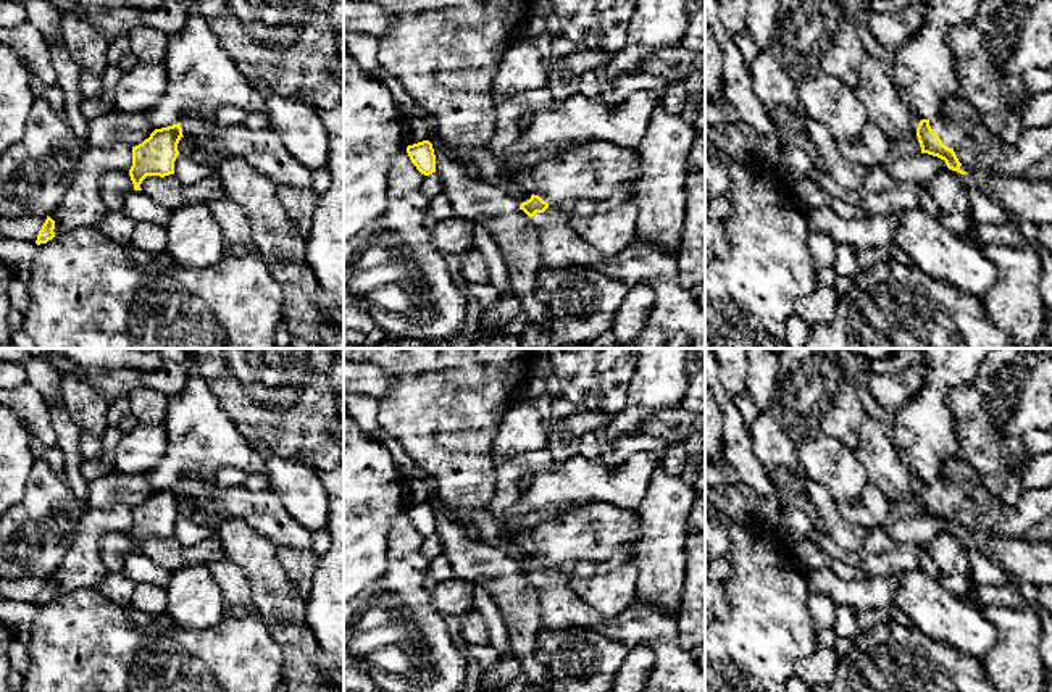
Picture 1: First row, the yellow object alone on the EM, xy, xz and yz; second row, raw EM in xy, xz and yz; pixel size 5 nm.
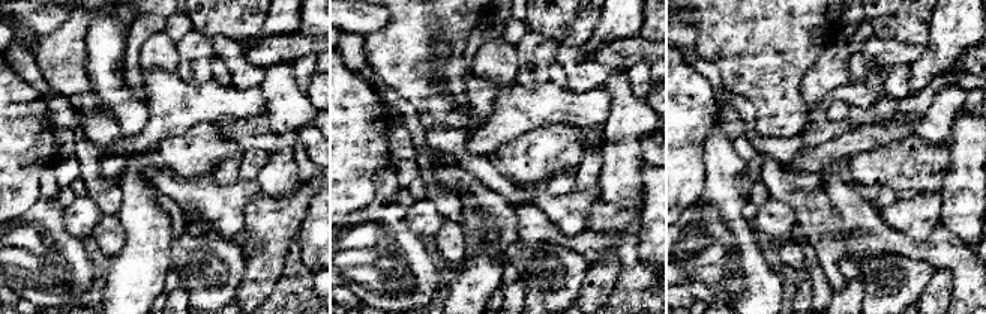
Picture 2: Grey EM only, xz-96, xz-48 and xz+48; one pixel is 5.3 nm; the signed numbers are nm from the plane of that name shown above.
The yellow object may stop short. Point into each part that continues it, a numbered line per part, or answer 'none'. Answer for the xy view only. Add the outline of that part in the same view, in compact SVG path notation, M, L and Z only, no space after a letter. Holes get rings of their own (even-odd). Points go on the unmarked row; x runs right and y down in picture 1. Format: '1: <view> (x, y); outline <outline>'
none

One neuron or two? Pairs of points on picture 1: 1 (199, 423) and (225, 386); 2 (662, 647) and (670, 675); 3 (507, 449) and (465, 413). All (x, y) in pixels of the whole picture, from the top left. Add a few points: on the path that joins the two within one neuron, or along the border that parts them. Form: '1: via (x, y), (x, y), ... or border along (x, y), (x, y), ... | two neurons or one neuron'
1: border along (196, 366), (218, 407), (237, 431) | two neurons
2: via (668, 654), (670, 668) | one neuron
3: border along (504, 415), (489, 450) | two neurons

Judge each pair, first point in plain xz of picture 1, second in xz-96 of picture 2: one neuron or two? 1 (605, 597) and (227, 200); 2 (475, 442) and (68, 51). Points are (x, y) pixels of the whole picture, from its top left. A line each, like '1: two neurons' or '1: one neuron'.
1: one neuron
2: one neuron

